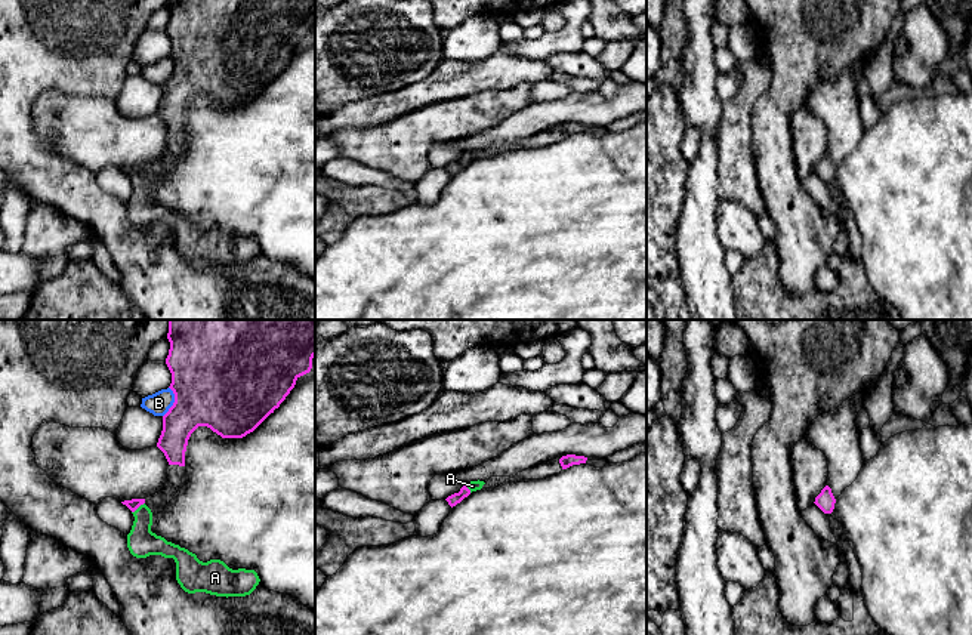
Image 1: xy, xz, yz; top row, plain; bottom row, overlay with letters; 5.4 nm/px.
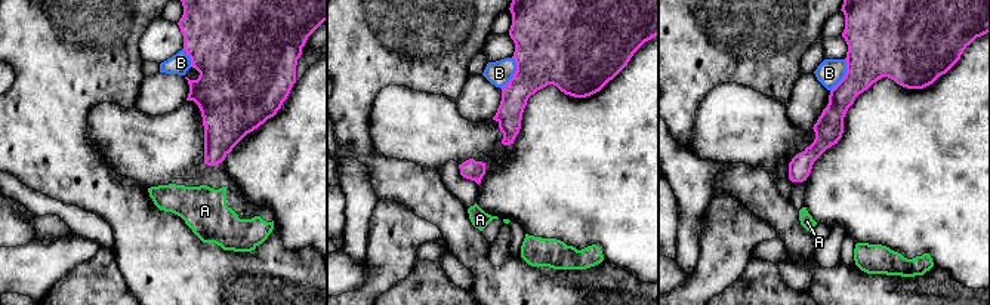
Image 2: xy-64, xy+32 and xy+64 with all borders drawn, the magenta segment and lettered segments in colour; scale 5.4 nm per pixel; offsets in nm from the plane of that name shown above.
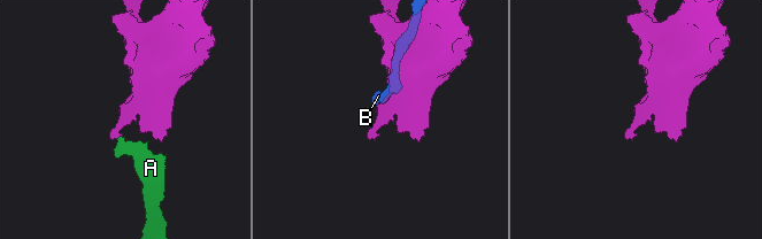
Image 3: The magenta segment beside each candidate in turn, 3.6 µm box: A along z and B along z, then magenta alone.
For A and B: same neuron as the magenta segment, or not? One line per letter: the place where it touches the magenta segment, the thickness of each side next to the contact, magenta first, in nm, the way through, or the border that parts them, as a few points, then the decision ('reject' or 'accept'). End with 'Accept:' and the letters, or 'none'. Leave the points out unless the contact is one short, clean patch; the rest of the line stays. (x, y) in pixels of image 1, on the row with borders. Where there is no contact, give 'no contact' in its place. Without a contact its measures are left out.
A: meets magenta in xy at (138, 506); 60 nm thick on the magenta side, 160 nm on the other; runs through xy (133, 504), (138, 506), (141, 541); accept
B: meets magenta in xy at (175, 401); 480 nm thick on the magenta side, 120 nm on the other; reject
Accept: A

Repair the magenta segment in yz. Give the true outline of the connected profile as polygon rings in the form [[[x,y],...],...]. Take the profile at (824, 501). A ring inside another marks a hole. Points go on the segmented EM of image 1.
[[[826,486],[814,502],[824,514],[831,514],[834,509],[836,499],[831,488]]]

